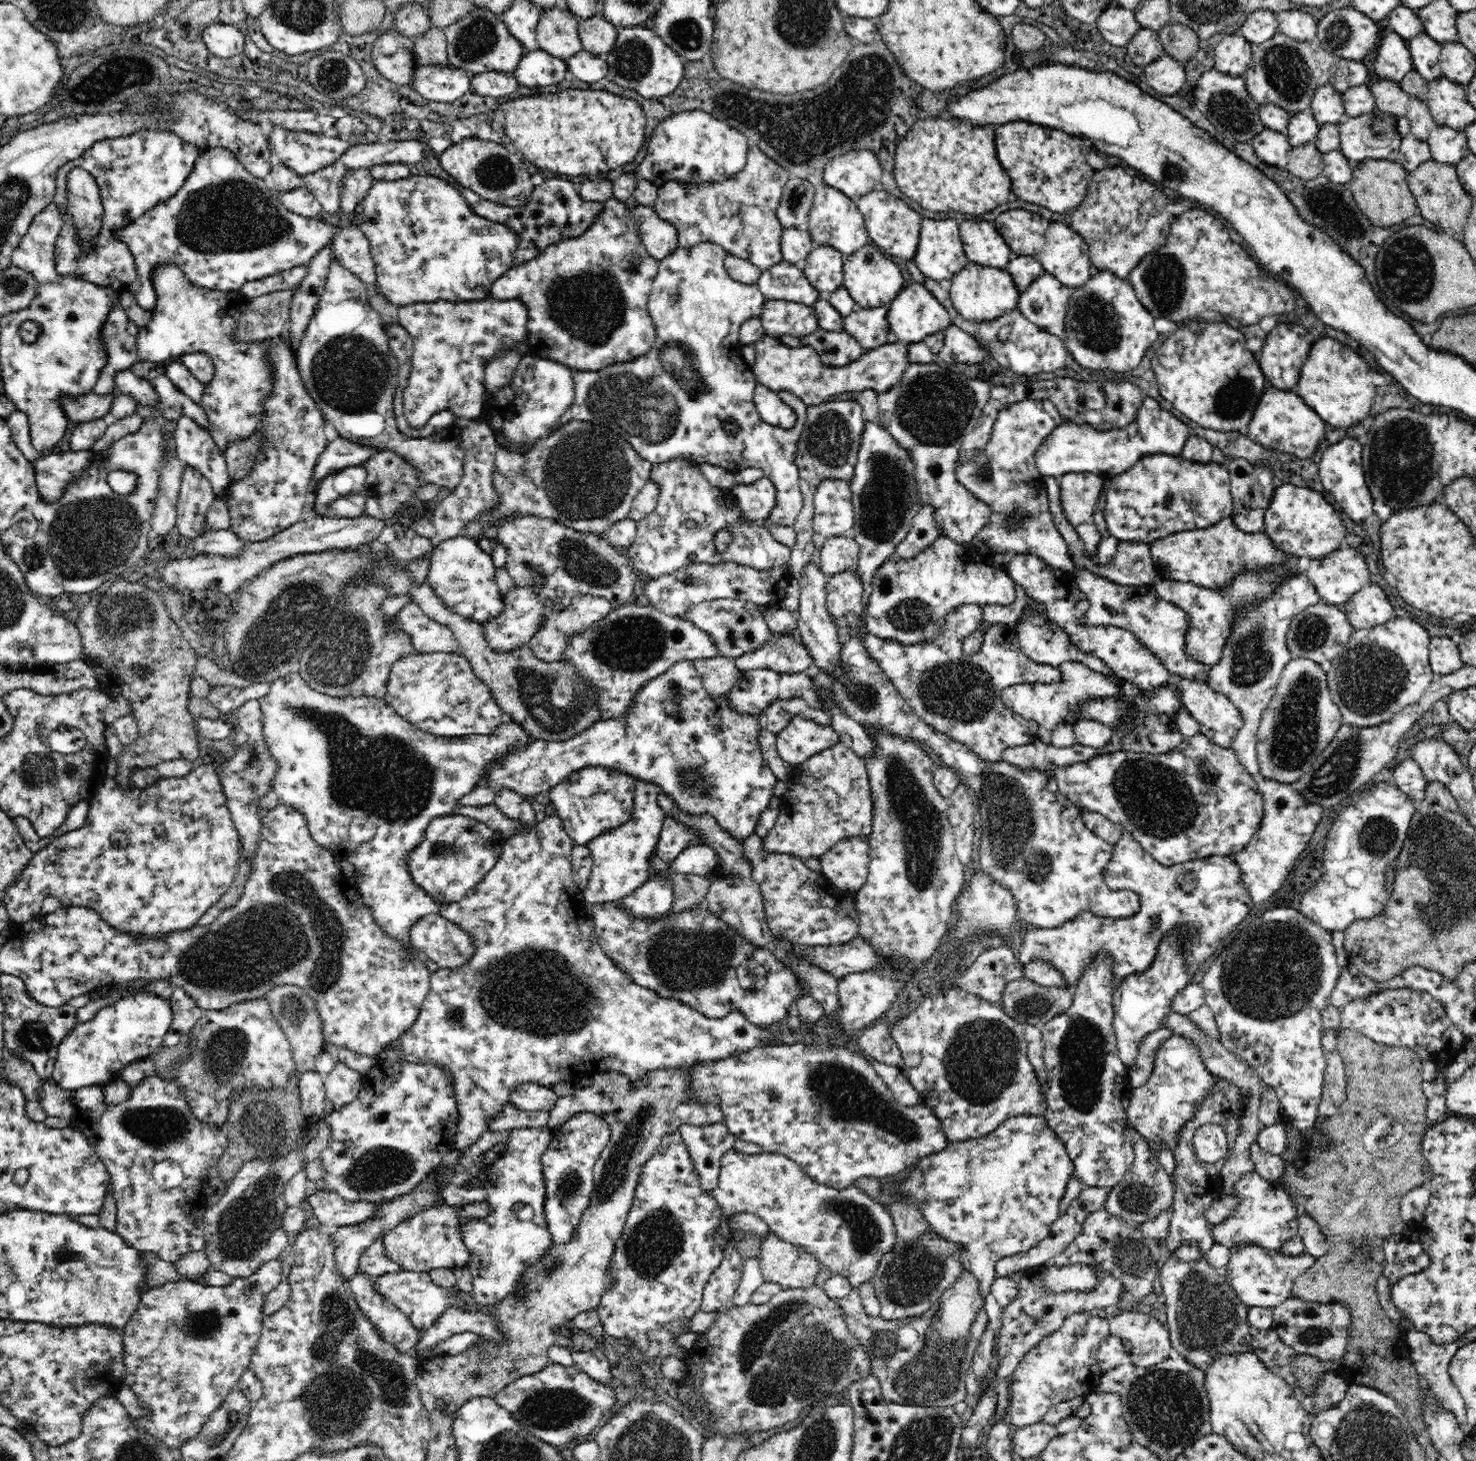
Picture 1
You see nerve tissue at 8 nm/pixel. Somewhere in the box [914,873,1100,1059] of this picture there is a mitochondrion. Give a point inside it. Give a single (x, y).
(1032, 1006)

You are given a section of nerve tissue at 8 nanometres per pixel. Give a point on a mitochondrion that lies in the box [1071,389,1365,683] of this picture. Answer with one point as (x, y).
(1311, 633)

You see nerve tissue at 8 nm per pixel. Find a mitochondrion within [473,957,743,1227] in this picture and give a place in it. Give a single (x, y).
(615, 1169)

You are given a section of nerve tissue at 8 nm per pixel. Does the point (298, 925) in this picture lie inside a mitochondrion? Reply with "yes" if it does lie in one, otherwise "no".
yes

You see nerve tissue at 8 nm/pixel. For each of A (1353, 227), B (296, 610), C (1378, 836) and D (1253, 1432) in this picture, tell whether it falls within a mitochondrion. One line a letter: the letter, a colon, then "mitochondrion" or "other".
A: other
B: mitochondrion
C: mitochondrion
D: mitochondrion

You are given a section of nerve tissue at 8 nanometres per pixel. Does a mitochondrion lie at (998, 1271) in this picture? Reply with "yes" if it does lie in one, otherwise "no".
no

